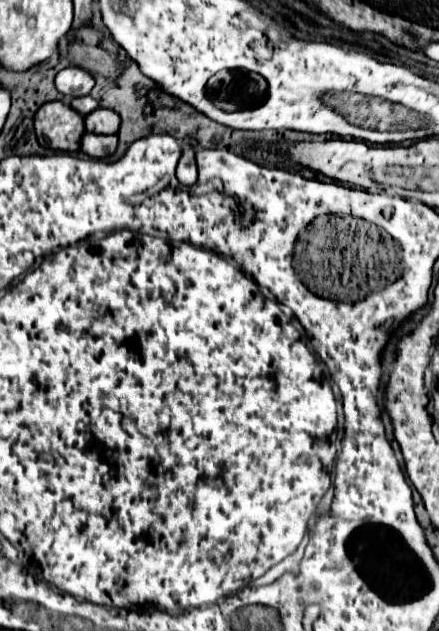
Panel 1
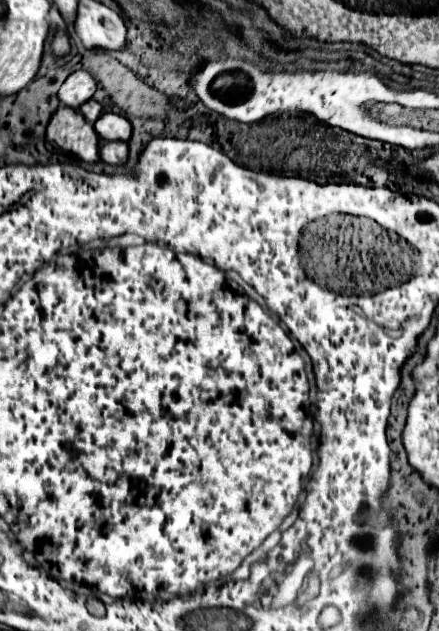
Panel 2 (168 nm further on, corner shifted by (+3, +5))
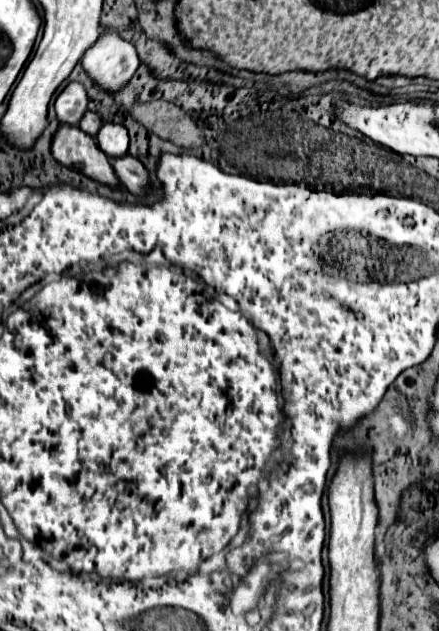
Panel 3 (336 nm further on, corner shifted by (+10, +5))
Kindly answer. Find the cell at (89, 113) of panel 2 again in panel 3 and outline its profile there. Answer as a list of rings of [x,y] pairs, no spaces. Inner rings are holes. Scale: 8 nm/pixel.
[[[87,111],[87,113],[83,115],[83,119],[79,121],[79,127],[81,127],[85,133],[89,133],[91,137],[95,137],[97,131],[99,131],[99,127],[101,127],[101,117],[97,117],[93,111]]]

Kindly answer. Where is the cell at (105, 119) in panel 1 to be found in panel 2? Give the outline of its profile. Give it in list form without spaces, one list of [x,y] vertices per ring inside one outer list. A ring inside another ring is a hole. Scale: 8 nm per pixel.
[[[104,113],[94,123],[94,129],[100,135],[100,139],[104,139],[104,141],[128,141],[132,135],[130,121],[116,113]]]

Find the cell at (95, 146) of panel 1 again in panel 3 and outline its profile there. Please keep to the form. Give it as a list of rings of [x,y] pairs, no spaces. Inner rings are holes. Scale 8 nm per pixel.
[[[123,155],[123,157],[113,157],[111,159],[111,167],[115,171],[115,175],[119,177],[119,181],[135,195],[143,195],[145,187],[147,187],[147,171],[143,167],[143,163],[131,155]]]

